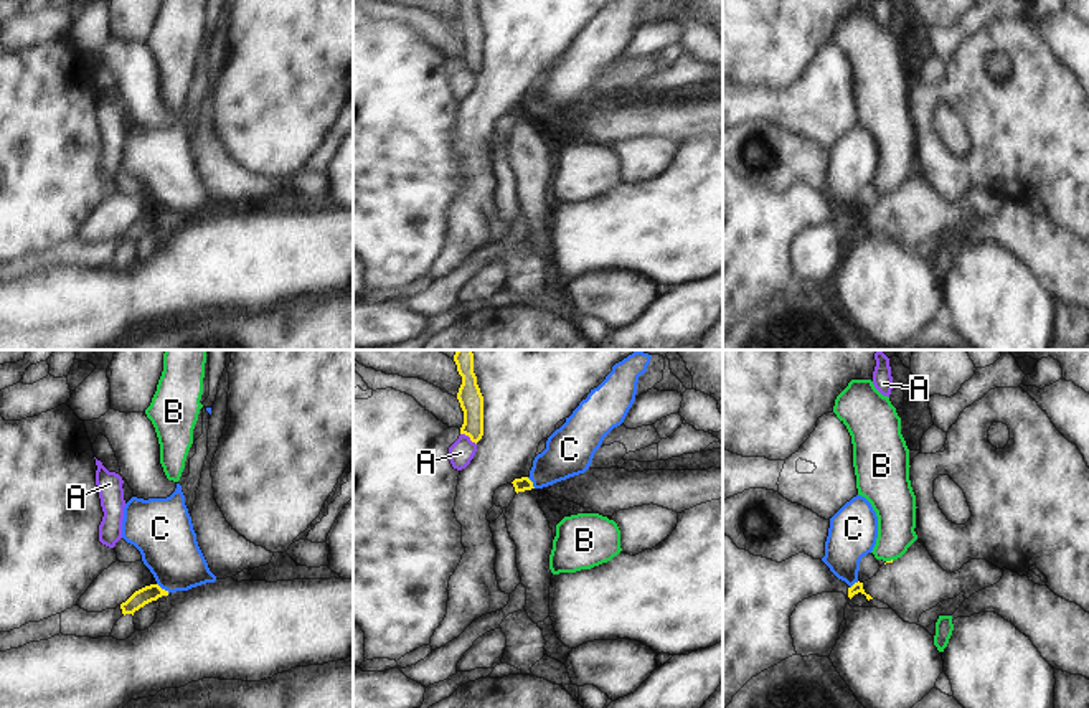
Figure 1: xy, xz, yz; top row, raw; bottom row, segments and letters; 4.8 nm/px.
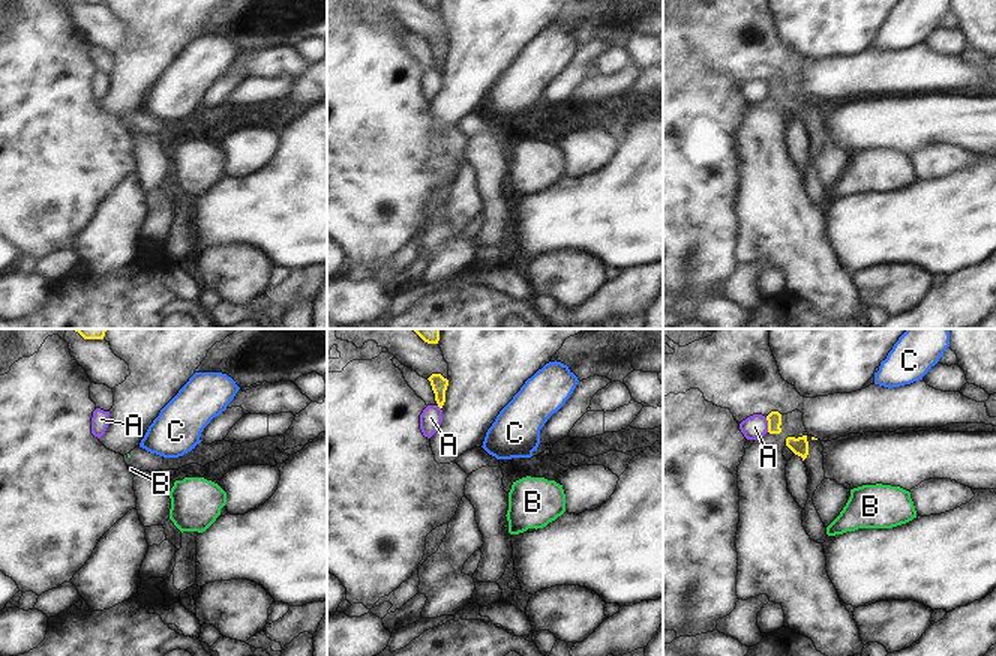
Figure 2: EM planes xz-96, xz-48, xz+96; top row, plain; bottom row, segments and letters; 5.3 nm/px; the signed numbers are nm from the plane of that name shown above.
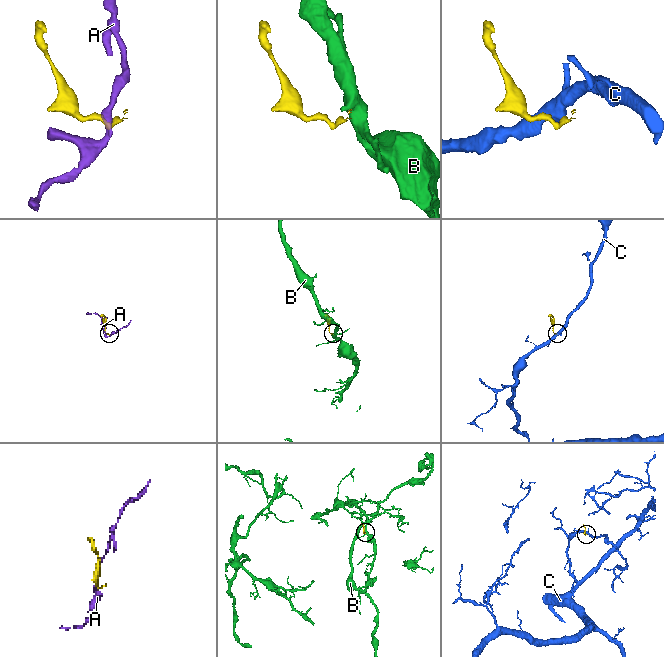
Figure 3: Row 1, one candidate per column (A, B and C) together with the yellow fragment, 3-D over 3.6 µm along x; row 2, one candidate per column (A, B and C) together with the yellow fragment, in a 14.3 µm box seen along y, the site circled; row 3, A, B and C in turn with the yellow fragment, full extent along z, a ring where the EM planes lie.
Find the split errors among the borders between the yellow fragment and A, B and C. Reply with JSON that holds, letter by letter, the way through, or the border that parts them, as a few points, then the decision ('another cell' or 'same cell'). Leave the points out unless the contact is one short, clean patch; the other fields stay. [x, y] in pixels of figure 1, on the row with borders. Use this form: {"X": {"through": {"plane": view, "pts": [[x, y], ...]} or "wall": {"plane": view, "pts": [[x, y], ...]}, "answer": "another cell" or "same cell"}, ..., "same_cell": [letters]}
{"A": {"wall": {"plane": "xz", "pts": [[461, 433], [476, 444]]}, "answer": "another cell"}, "B": {"wall": {"plane": "yz", "pts": [[893, 560], [886, 561]]}, "answer": "another cell"}, "C": {"wall": {"plane": "xy", "pts": [[157, 583], [169, 593]]}, "answer": "another cell"}, "same_cell": []}

